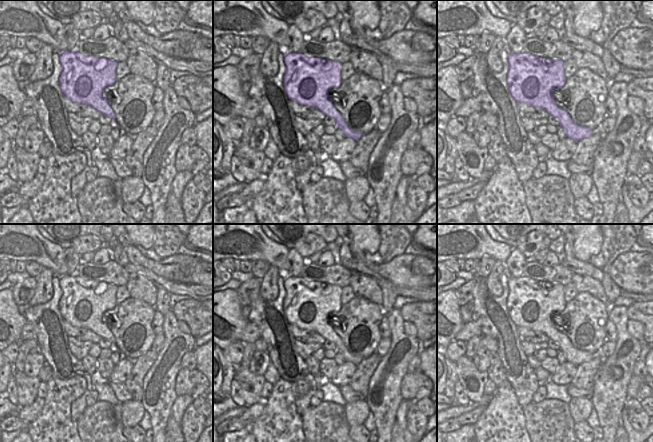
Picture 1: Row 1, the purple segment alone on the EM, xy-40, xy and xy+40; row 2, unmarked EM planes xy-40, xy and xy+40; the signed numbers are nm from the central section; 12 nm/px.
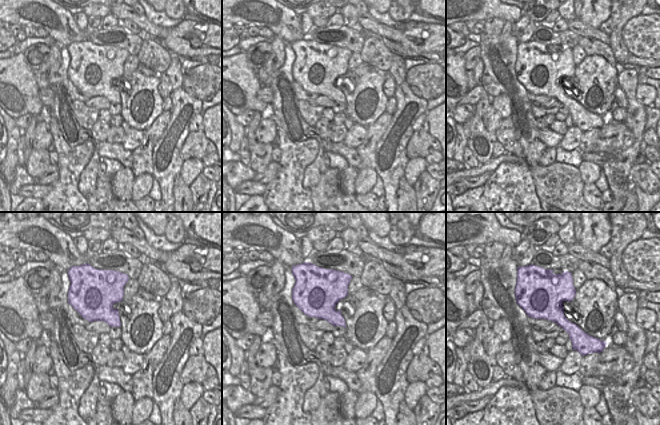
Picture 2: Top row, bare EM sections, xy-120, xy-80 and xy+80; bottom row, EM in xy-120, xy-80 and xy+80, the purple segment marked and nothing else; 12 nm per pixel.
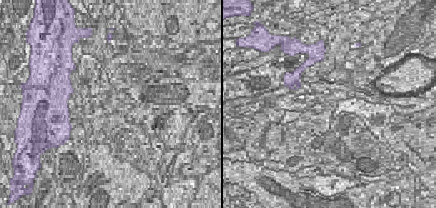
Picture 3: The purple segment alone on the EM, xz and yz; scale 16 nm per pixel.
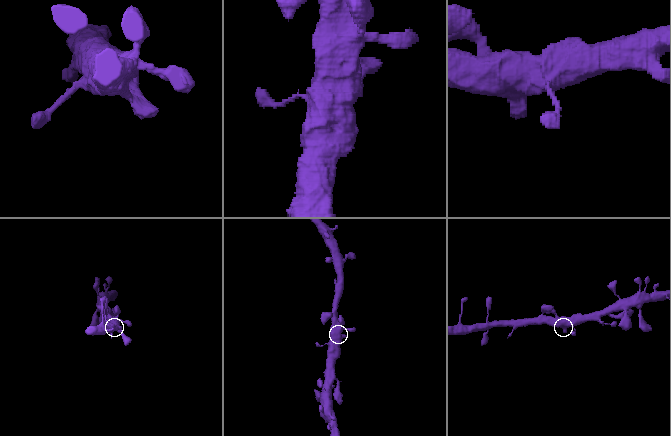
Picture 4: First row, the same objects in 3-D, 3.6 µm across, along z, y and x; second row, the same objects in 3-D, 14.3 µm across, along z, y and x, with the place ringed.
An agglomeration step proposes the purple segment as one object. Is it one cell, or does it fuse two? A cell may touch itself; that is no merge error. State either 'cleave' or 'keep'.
keep

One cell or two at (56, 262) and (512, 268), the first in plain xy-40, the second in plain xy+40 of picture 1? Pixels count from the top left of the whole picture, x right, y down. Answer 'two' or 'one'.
two

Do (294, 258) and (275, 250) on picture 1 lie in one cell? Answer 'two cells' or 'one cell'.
two cells

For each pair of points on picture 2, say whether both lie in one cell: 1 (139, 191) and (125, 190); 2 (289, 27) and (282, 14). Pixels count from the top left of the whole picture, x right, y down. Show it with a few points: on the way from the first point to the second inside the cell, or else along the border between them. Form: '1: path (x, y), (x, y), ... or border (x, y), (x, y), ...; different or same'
1: border (135, 177), (132, 183), (132, 197), (130, 199); different
2: path (286, 24), (282, 17); same

